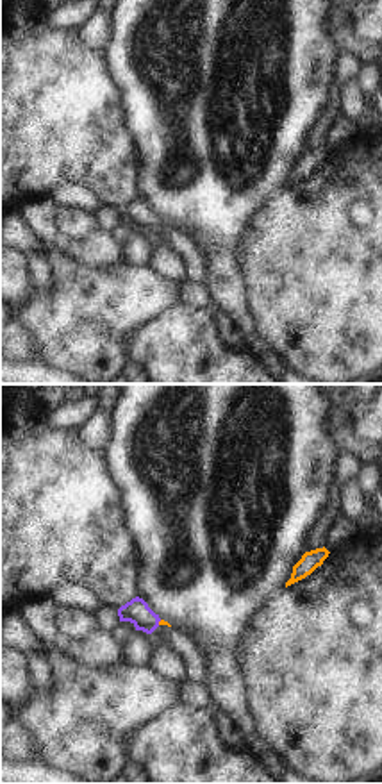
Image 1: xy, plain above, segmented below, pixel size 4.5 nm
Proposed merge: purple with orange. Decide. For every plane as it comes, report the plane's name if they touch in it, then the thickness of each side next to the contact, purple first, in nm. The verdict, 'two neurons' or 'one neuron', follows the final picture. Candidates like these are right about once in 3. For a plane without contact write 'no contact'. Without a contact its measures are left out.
contact in xy; calibres 120 and 20 nm

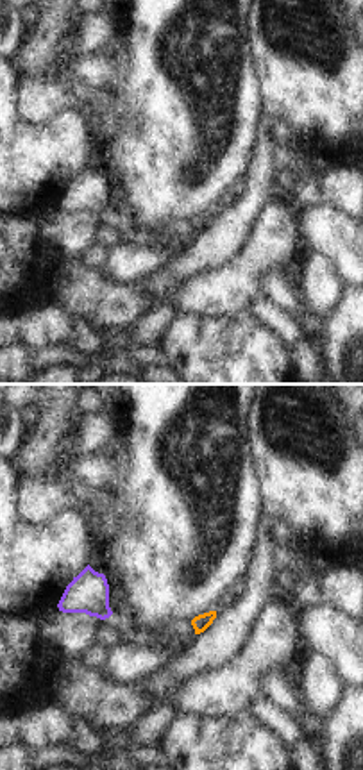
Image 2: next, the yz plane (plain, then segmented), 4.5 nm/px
no contact

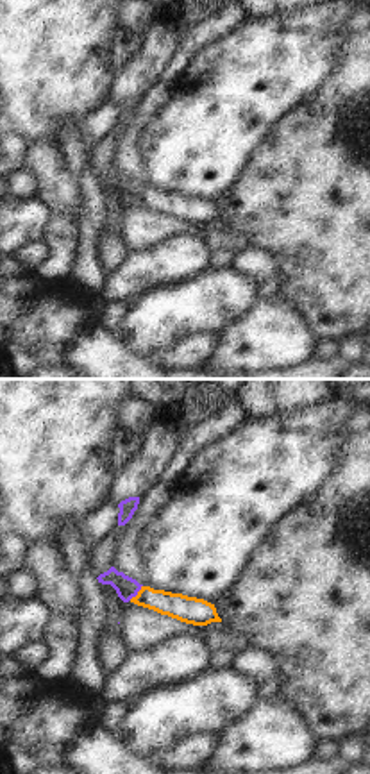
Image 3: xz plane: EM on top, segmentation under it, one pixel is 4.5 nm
contact in xz; calibres 100 and 120 nm

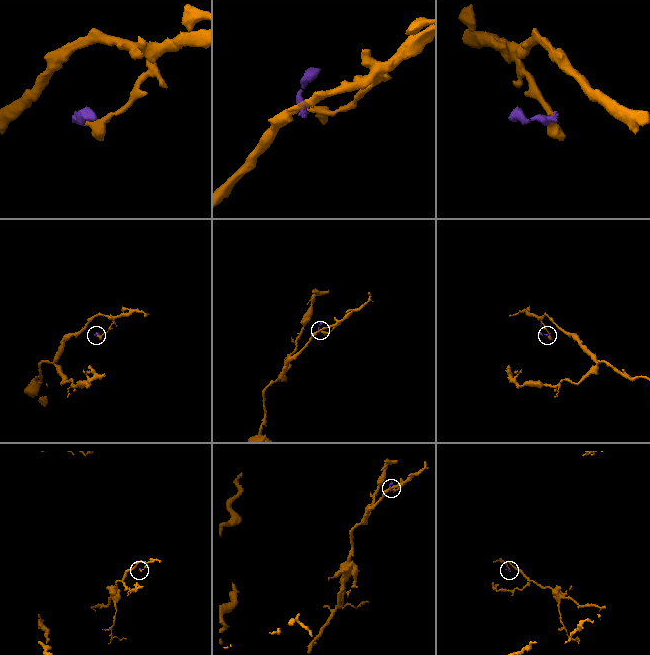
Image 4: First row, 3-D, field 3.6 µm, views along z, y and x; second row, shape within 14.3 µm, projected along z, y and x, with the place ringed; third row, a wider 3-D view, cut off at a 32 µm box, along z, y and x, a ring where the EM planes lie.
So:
one neuron

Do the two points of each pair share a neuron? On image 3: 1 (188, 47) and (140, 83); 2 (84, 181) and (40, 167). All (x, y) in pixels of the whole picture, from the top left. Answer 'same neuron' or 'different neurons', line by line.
1: different neurons
2: different neurons

